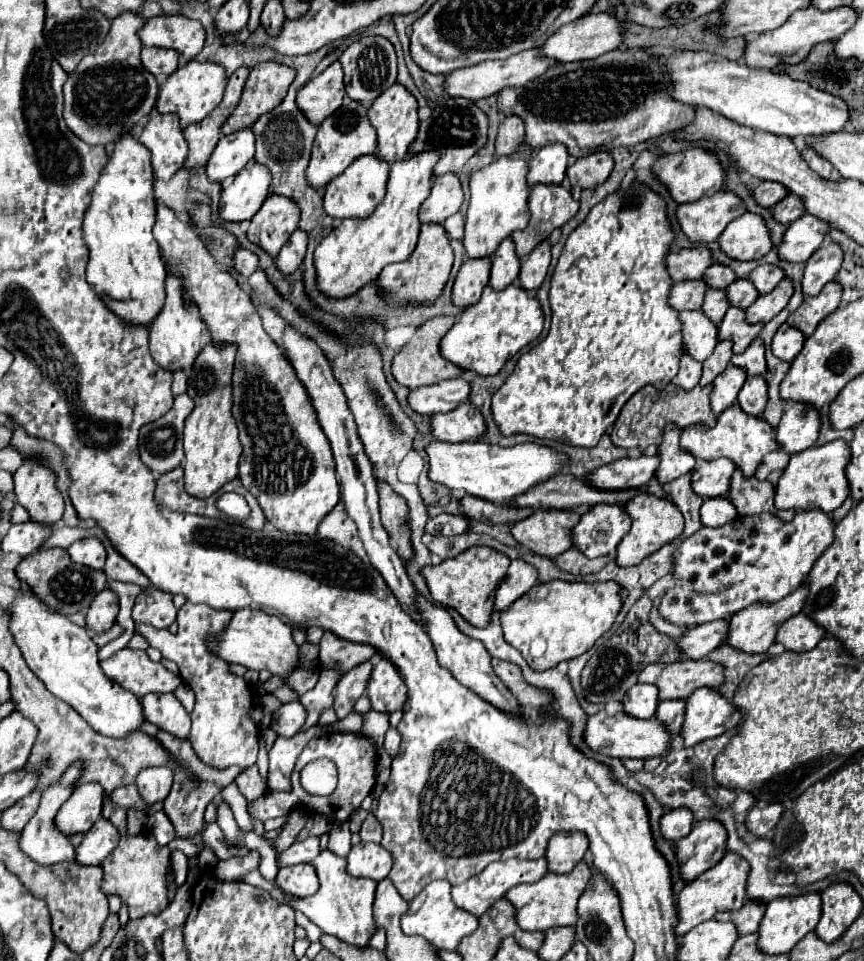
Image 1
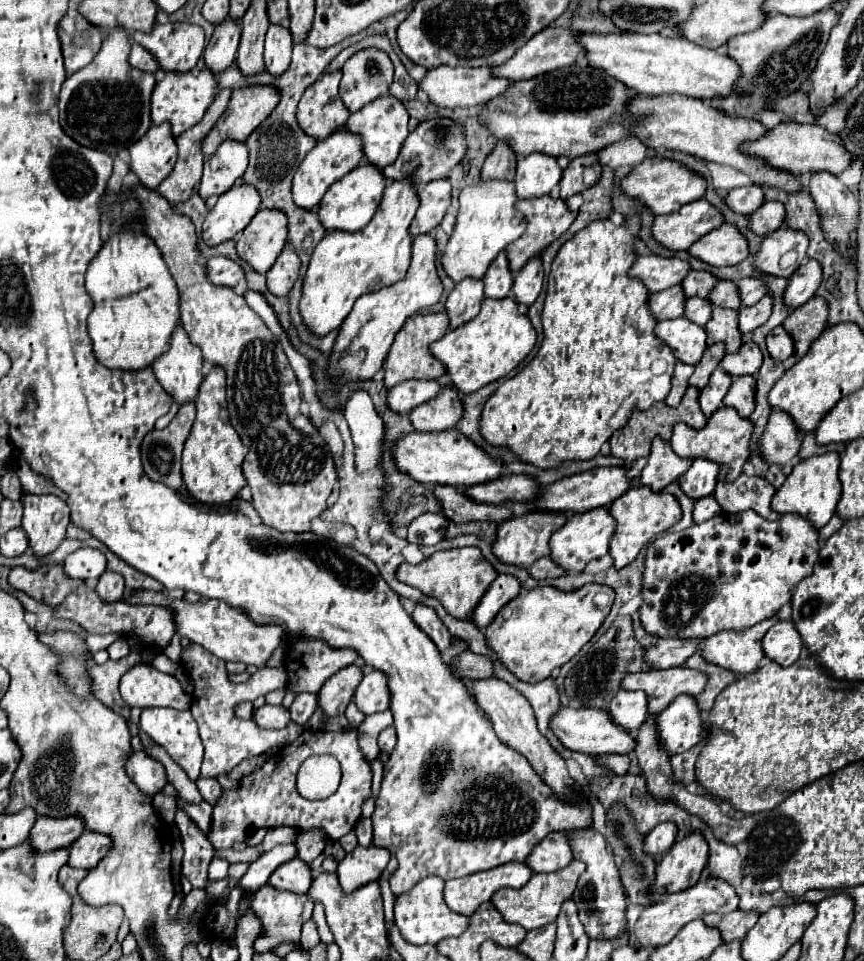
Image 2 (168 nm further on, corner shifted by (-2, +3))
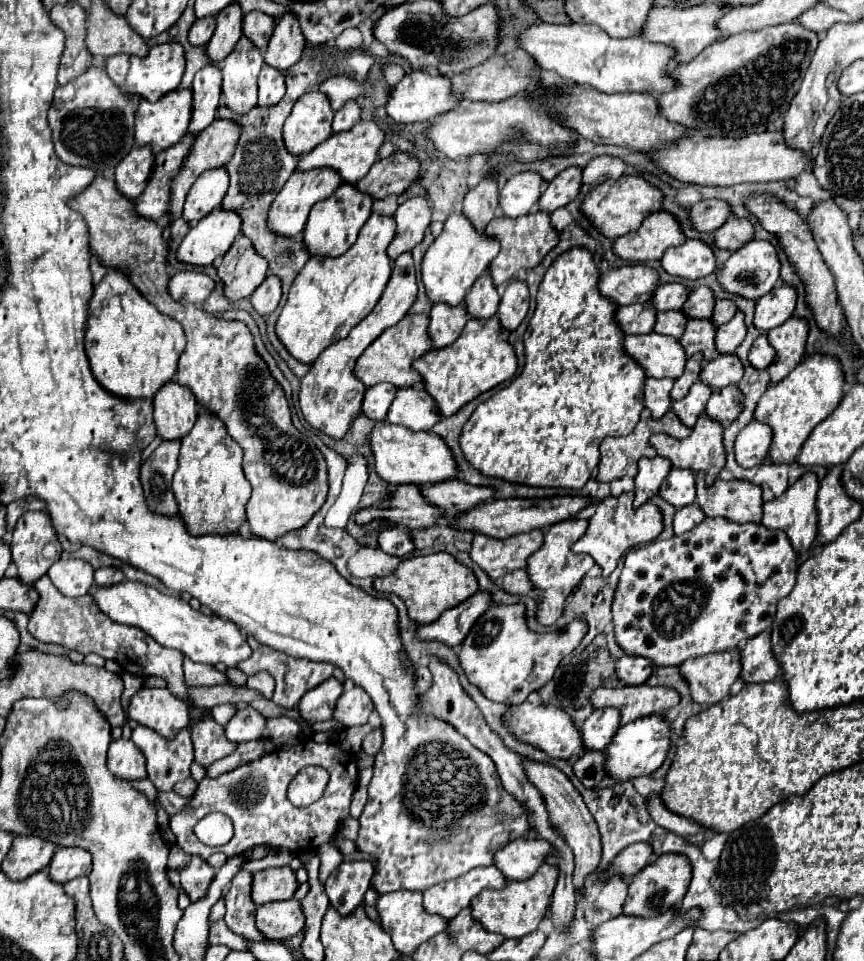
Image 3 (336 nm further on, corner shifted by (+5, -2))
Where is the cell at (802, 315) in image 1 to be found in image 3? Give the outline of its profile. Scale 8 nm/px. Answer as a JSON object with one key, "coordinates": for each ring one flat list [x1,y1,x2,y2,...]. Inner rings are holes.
{"coordinates":[[789,318,779,328,767,332,767,340,777,352,775,360,767,368,771,384,781,382,803,360,807,332,809,326,803,318]]}

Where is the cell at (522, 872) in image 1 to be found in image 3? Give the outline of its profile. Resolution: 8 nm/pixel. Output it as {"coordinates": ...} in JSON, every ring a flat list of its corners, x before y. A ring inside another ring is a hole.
{"coordinates":[[495,866,473,868,459,878,429,886,423,892,423,908,429,914,439,914,445,920,451,920,463,908,467,908,471,898,477,896,483,888,499,890,505,888,505,882,505,876]]}

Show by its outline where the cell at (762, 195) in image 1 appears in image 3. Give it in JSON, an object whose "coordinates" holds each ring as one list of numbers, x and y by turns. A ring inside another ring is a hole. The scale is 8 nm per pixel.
{"coordinates":[[699,200,689,208,689,222,697,232,715,232,729,216,731,208,723,200]]}

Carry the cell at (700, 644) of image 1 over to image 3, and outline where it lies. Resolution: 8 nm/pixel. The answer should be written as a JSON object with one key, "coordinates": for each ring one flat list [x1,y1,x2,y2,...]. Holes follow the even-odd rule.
{"coordinates":[[621,656,615,662,615,674,627,686,643,684,643,680,651,676,651,672,653,672,651,662,641,656]]}

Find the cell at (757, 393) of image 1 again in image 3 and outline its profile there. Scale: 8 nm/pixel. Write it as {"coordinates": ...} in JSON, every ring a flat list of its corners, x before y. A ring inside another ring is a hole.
{"coordinates":[[727,386,721,390,713,390,705,406,705,414,715,422,729,424,739,416,741,408,743,408,743,394,739,392,737,386]]}

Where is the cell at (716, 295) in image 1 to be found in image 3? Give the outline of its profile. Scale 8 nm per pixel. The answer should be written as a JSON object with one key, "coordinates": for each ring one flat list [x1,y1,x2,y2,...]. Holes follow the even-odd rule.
{"coordinates":[[681,310,675,312,657,312,657,322,655,322,655,332,679,338,685,330,687,316,683,316]]}

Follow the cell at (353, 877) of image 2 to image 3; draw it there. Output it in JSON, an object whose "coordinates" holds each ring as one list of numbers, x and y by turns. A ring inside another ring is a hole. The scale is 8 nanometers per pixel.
{"coordinates":[[343,860,339,868,335,868,327,882,325,892,331,900,331,906,343,916,351,914,361,902,371,884,373,864,367,860]]}

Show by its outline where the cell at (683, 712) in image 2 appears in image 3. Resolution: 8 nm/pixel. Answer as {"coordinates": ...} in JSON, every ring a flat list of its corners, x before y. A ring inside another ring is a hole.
{"coordinates":[[647,716,631,724,625,724,617,730,617,734,613,736,611,744,605,750,607,776,613,778,615,782,625,782,631,778,653,774,663,764,667,750,669,750,669,724,661,720,661,716]]}

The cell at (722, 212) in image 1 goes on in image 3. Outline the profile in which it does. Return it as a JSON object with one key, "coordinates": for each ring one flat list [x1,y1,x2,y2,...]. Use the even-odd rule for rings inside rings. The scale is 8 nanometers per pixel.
{"coordinates":[[655,212,643,220,639,230,615,238,613,254,627,262,659,260,667,248,685,240,679,222,669,212]]}

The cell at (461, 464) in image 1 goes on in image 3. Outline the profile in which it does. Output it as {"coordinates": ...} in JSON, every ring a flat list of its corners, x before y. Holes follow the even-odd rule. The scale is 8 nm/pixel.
{"coordinates":[[377,424,369,434,371,452,375,458,375,472,389,484,435,484,455,478,455,460,445,440,433,432,411,432,397,424]]}

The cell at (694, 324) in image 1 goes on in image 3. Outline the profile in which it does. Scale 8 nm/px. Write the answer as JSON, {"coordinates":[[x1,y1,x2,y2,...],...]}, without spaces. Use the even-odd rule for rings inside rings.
{"coordinates":[[661,334,625,336,623,350,639,362,649,378,679,378,685,368,685,354,677,338]]}

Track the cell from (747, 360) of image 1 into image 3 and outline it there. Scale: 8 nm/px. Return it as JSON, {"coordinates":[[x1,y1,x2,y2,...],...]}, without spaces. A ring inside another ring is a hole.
{"coordinates":[[723,354,703,366,699,380,707,382,713,390,737,384,743,378,743,364,735,354]]}

